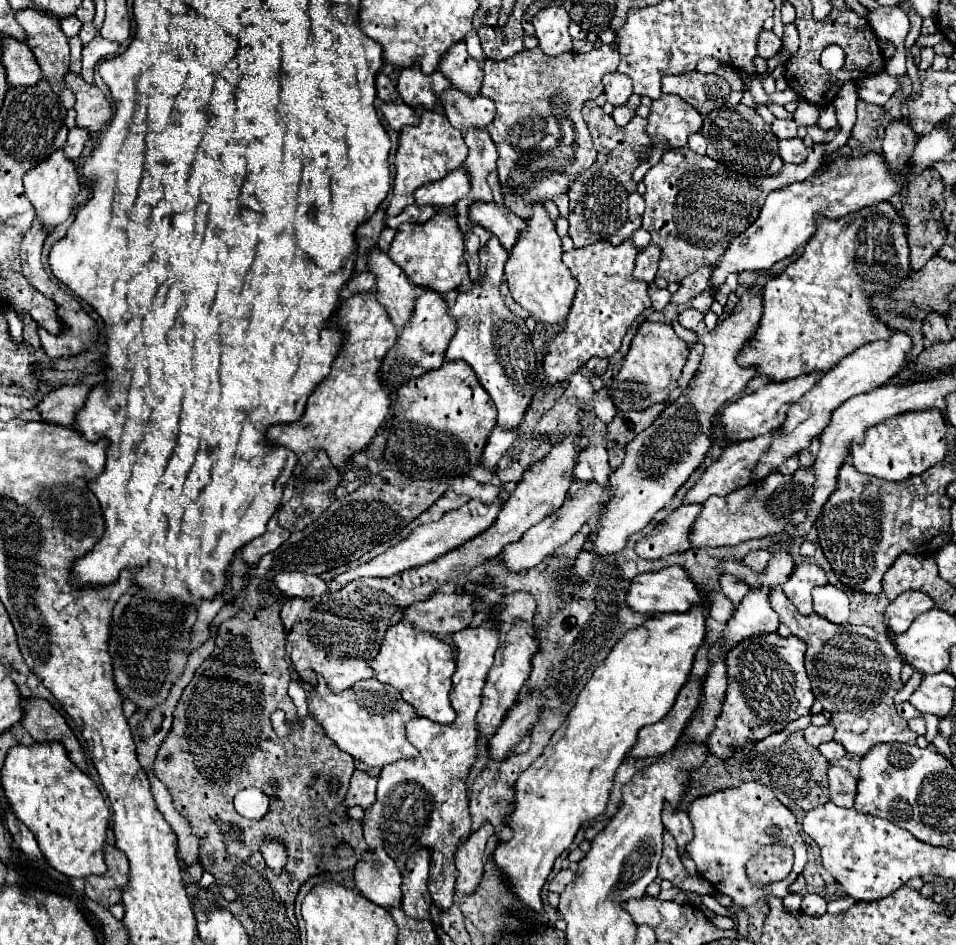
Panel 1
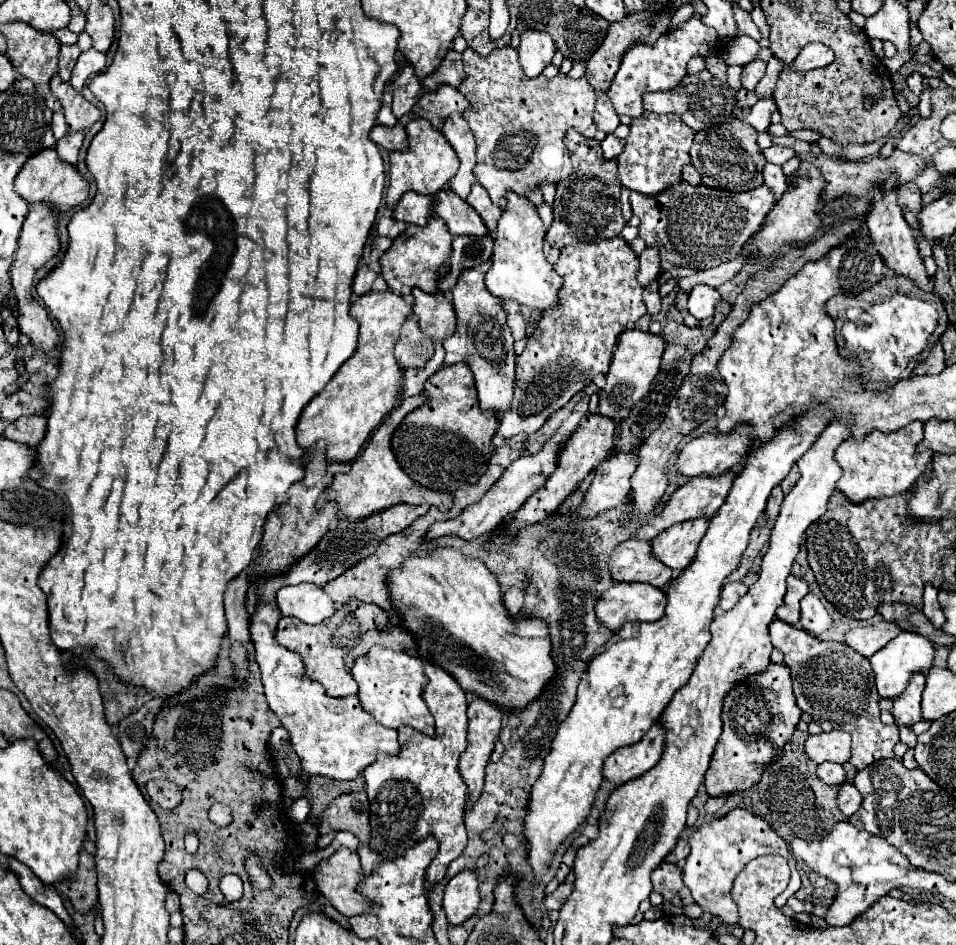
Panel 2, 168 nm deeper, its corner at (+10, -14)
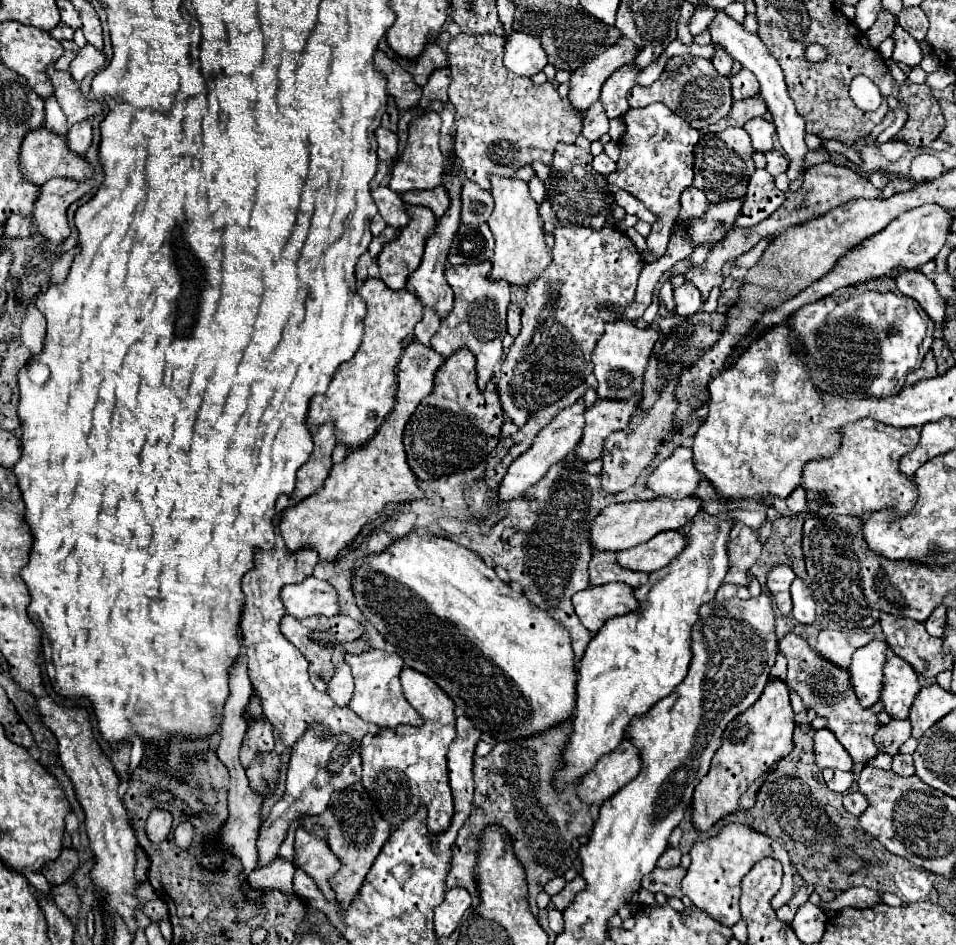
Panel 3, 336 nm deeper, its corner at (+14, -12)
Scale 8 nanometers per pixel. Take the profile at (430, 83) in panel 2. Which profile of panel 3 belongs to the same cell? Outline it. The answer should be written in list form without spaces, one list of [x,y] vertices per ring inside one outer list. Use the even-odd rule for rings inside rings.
[[[429,42],[429,44],[425,46],[425,50],[419,54],[419,58],[407,60],[407,58],[397,56],[397,62],[415,78],[415,82],[417,82],[419,86],[423,86],[435,70],[449,66],[447,54],[445,54],[435,42]]]

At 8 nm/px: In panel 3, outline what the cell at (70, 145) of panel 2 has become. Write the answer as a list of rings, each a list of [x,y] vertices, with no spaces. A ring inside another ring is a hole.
[[[89,120],[73,124],[71,130],[67,132],[67,144],[75,154],[83,156],[87,152],[87,148],[91,146],[91,140],[93,140],[93,128],[91,128]]]

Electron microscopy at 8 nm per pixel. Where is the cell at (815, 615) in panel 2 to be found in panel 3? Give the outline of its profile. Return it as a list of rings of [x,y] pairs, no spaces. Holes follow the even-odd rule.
[[[801,578],[793,580],[791,598],[793,598],[791,616],[801,624],[811,624],[815,620],[815,600],[811,596],[811,590],[805,586],[805,582]]]

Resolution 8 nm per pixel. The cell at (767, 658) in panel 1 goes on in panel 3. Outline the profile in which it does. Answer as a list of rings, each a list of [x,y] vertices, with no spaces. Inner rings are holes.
[[[769,680],[769,684],[765,686],[761,698],[743,714],[739,714],[725,730],[723,734],[723,744],[721,748],[715,752],[713,762],[711,762],[711,770],[707,772],[707,776],[695,786],[695,794],[693,794],[693,802],[691,802],[691,822],[697,830],[707,832],[717,820],[737,812],[737,810],[749,810],[753,808],[757,790],[761,788],[763,778],[767,776],[769,770],[773,770],[773,766],[785,758],[791,750],[793,750],[793,728],[795,728],[795,720],[793,720],[793,710],[789,704],[789,690],[785,686],[785,682],[781,680]]]

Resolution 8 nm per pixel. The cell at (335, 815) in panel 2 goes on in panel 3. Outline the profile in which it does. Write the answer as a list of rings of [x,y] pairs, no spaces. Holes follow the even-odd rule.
[[[357,782],[353,786],[347,786],[345,790],[339,790],[337,794],[333,794],[333,798],[329,800],[329,806],[323,814],[303,818],[303,826],[311,828],[315,824],[323,824],[327,828],[329,848],[341,860],[341,868],[329,880],[329,884],[331,884],[331,888],[335,892],[335,900],[339,904],[339,916],[343,916],[343,912],[347,912],[349,904],[359,894],[369,868],[373,866],[377,854],[381,852],[383,844],[387,842],[387,838],[391,834],[389,824],[381,818],[379,810],[375,808],[373,800],[369,798],[369,794],[365,792],[361,782]]]

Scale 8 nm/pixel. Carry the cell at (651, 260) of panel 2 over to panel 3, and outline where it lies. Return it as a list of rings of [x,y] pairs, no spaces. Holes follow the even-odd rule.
[[[649,104],[647,108],[637,108],[637,110],[631,108],[623,116],[623,122],[625,122],[625,134],[619,140],[621,158],[617,162],[617,170],[613,174],[609,174],[607,182],[621,190],[627,190],[635,198],[639,198],[645,204],[645,208],[649,208],[653,214],[657,214],[657,222],[653,222],[651,234],[647,236],[647,246],[659,258],[667,250],[671,228],[679,214],[681,190],[687,190],[693,184],[693,148],[699,142],[699,130],[691,128],[689,122],[685,122],[679,114],[673,114],[667,106],[661,106],[661,104]]]

